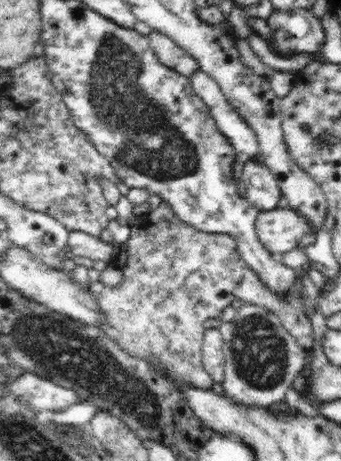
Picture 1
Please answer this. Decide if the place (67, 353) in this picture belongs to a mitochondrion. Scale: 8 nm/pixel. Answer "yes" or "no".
yes

